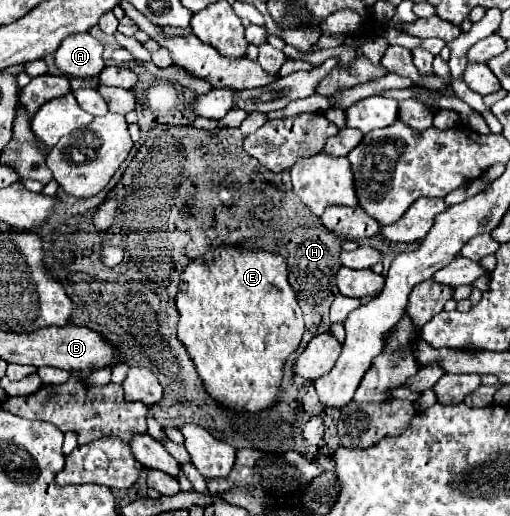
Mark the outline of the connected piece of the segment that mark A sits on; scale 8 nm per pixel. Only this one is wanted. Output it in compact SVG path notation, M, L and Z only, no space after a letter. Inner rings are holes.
M88 32L68 36L54 52L54 60L64 76L84 80L98 78L106 66L102 60L102 44Z

